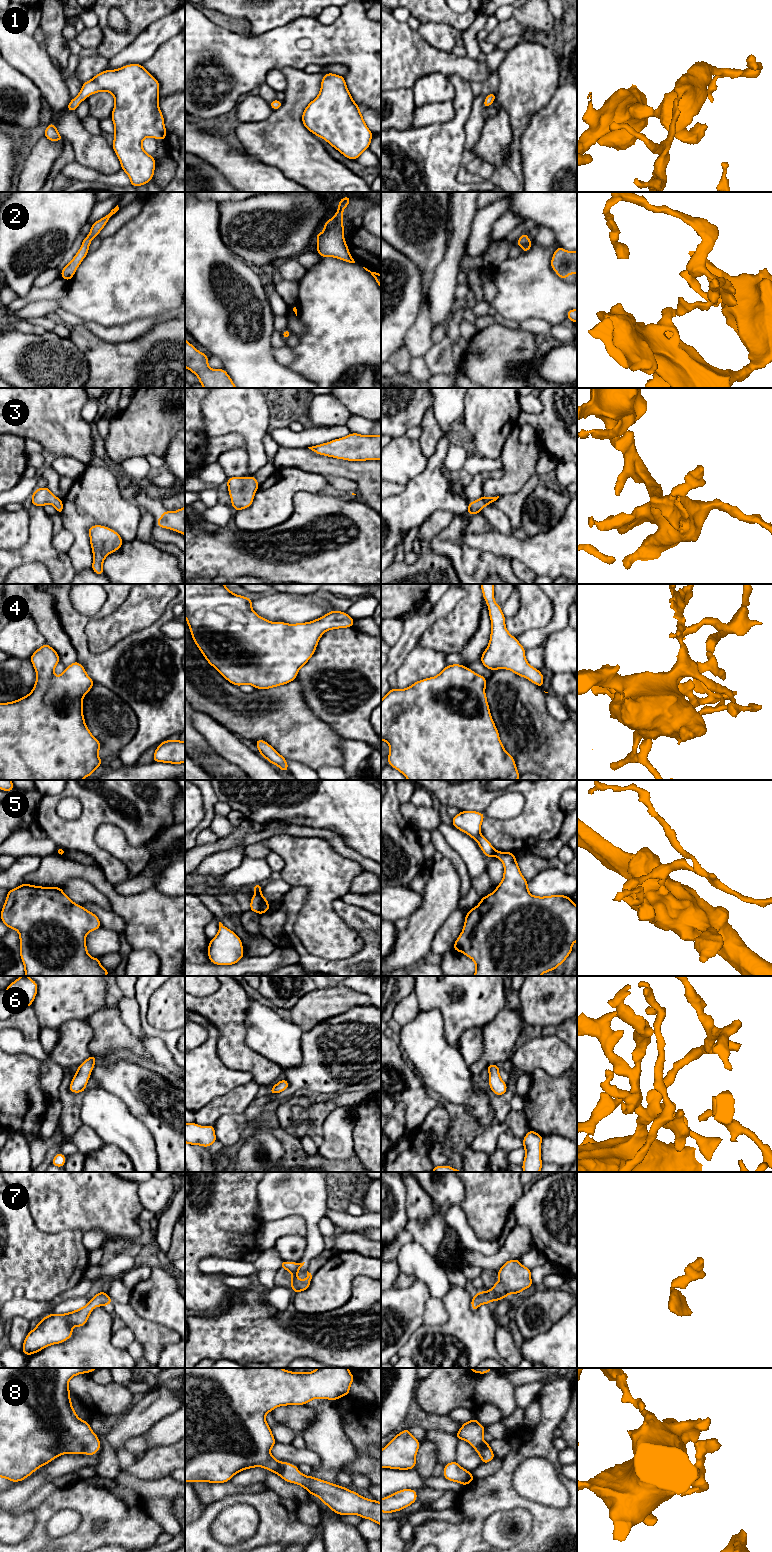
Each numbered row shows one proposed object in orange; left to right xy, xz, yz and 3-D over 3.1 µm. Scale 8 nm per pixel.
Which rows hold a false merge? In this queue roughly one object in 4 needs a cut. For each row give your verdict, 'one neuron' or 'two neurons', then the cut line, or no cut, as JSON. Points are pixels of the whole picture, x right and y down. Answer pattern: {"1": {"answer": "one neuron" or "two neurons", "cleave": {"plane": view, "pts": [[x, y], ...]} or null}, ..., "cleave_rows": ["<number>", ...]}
{"1": {"answer": "one neuron", "cleave": null}, "2": {"answer": "one neuron", "cleave": null}, "3": {"answer": "one neuron", "cleave": null}, "4": {"answer": "one neuron", "cleave": null}, "5": {"answer": "two neurons", "cleave": {"plane": "yz", "pts": [[496, 851], [493, 855]]}}, "6": {"answer": "one neuron", "cleave": null}, "7": {"answer": "one neuron", "cleave": null}, "8": {"answer": "one neuron", "cleave": null}, "cleave_rows": ["5"]}

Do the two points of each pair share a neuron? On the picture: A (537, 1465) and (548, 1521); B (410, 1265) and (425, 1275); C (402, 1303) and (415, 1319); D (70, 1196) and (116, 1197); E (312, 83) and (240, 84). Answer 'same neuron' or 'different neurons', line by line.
A: different neurons
B: same neuron
C: same neuron
D: same neuron
E: different neurons

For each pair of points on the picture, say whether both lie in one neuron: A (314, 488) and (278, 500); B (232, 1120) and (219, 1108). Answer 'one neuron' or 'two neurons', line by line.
A: one neuron
B: two neurons

